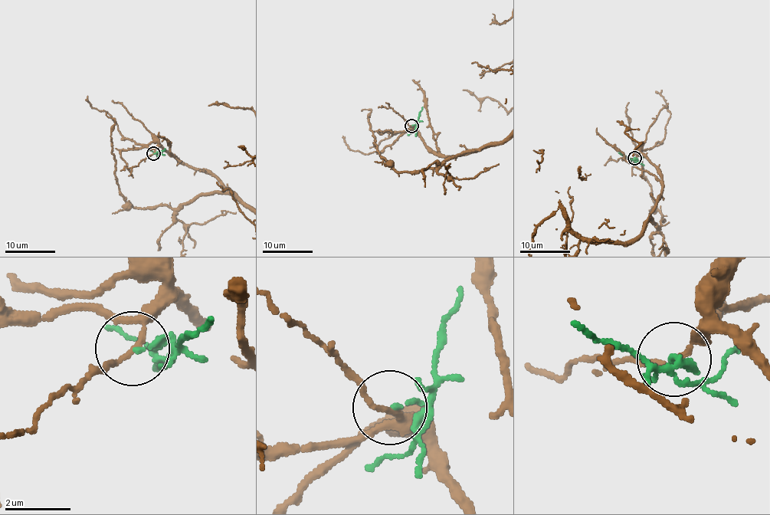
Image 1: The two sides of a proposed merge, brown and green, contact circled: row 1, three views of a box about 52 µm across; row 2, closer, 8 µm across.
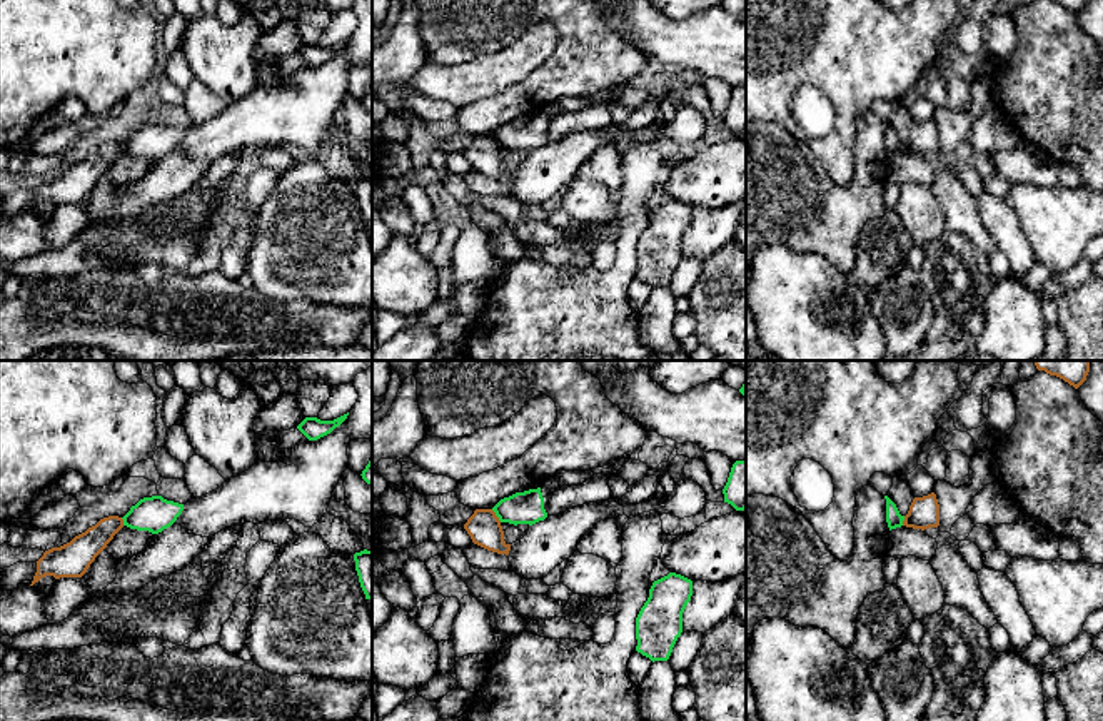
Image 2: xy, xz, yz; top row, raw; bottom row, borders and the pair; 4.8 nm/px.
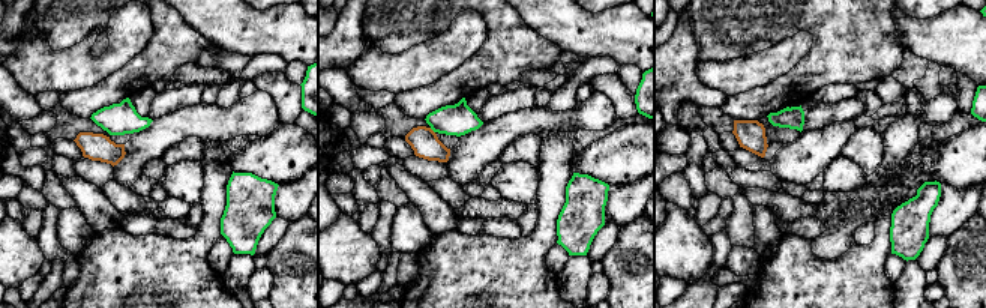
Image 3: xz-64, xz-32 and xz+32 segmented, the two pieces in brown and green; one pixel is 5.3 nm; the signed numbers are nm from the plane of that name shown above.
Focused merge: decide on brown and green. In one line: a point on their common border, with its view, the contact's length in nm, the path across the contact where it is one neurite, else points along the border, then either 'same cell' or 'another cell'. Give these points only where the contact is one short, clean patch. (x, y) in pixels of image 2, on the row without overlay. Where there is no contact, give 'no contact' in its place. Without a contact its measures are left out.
meets brown in xz at (496, 142); contact 80 nm long; border along xz (491, 136), (501, 147); another cell

